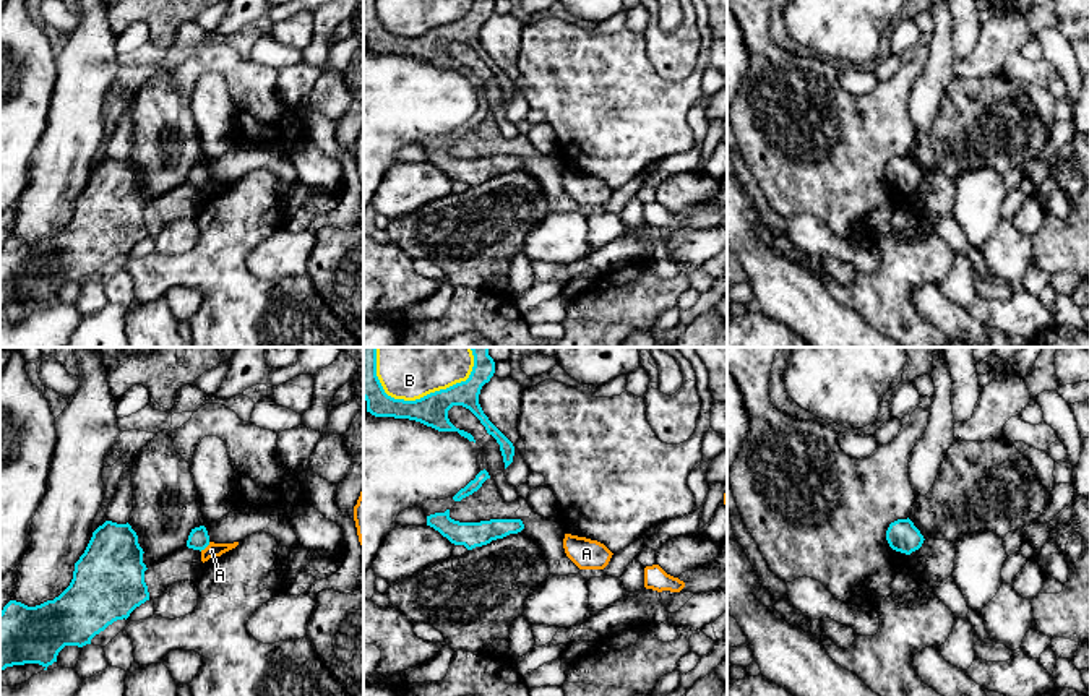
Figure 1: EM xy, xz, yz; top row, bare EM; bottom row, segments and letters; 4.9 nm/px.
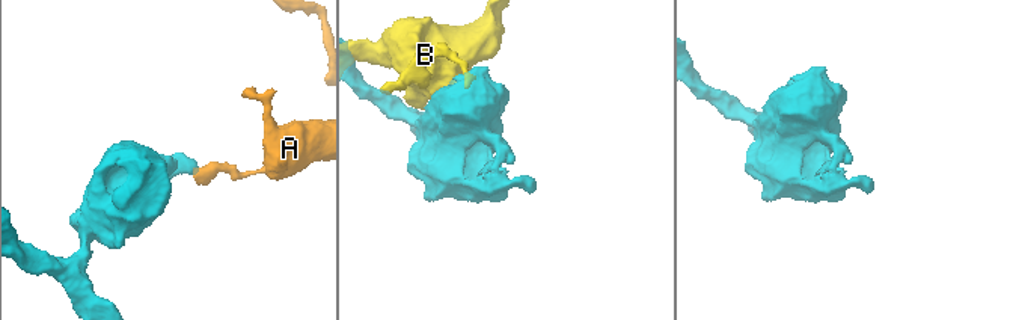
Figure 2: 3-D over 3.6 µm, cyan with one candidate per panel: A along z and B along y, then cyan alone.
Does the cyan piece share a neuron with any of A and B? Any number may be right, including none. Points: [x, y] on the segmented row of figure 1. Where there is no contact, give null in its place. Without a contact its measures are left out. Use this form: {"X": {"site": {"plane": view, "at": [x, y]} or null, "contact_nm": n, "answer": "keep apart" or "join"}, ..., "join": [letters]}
{"A": {"site": {"plane": "xy", "at": [205, 547]}, "contact_nm": 70, "answer": "keep apart"}, "B": {"site": {"plane": "xz", "at": [432, 393]}, "contact_nm": 500, "answer": "keep apart"}, "join": []}

